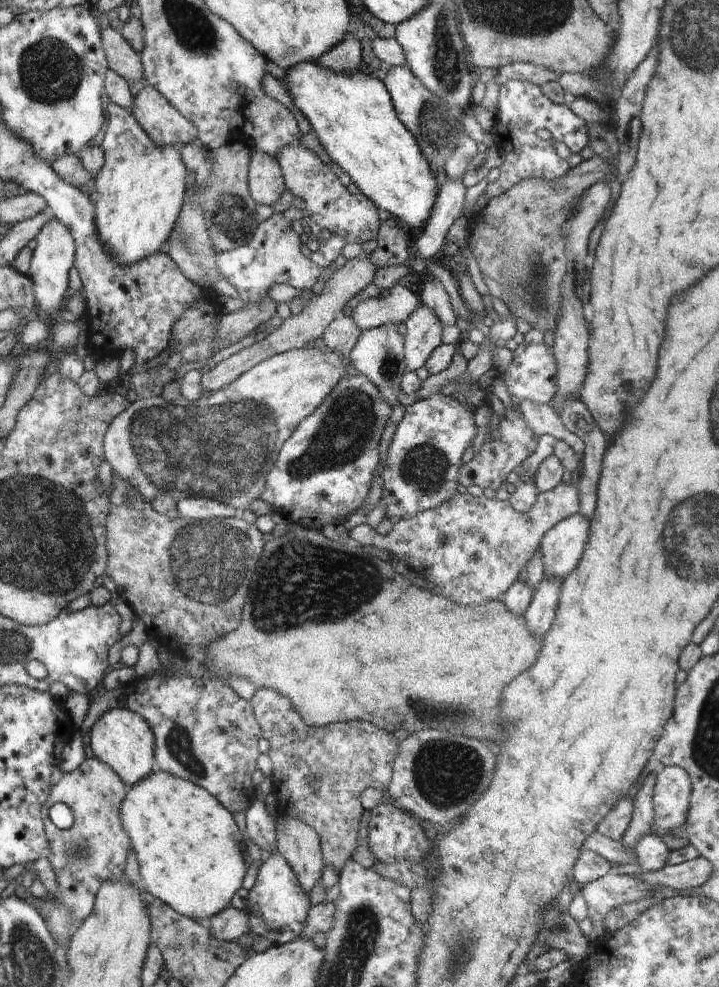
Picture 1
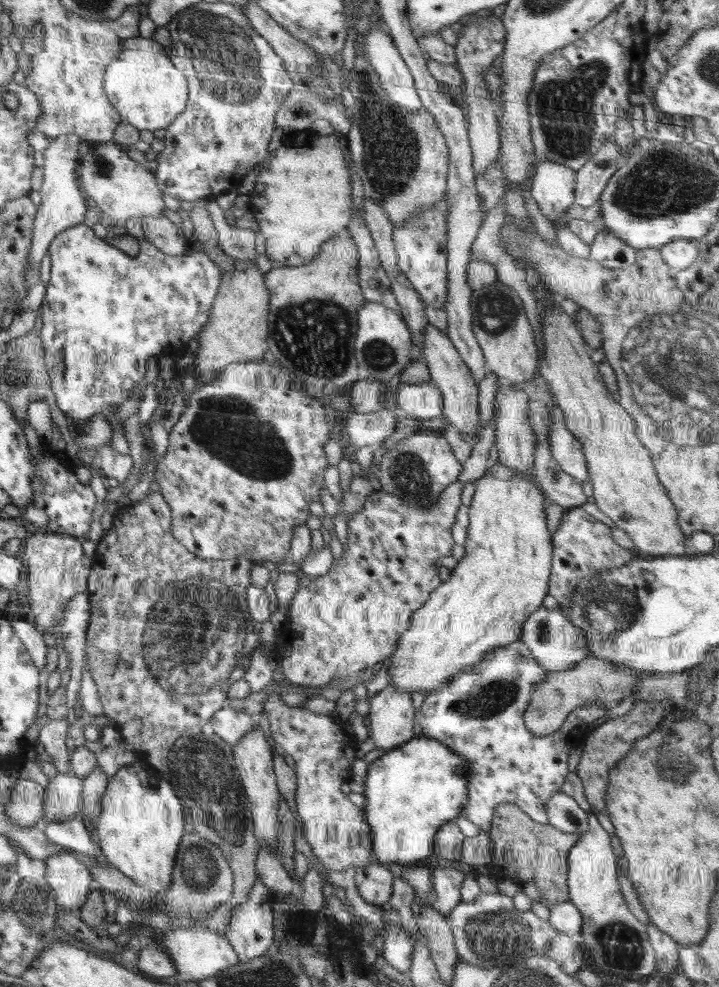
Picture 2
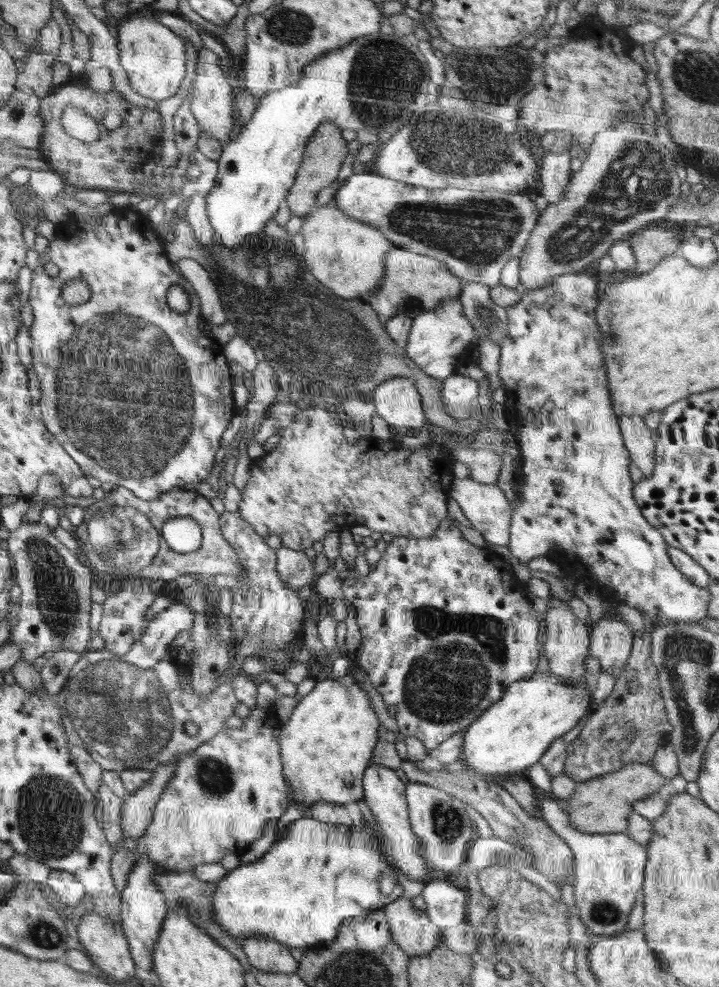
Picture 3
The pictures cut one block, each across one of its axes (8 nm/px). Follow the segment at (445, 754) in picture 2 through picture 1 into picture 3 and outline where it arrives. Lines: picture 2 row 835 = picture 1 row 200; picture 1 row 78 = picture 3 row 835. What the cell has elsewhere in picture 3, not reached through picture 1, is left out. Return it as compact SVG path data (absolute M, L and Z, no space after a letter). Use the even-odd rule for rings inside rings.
M306 815L292 821L286 827L284 838L274 842L269 851L263 854L263 857L247 865L241 864L216 882L216 887L213 891L213 913L219 925L233 937L240 937L244 940L245 936L248 935L267 936L285 944L288 948L300 948L305 951L310 947L320 946L322 943L326 944L334 940L334 937L338 934L340 925L346 919L368 915L371 912L382 909L397 898L402 897L402 885L400 885L394 869L387 863L387 860L388 858L380 852L376 831L369 826L362 827L354 826L353 824L352 827L345 827L344 825L323 823Z

